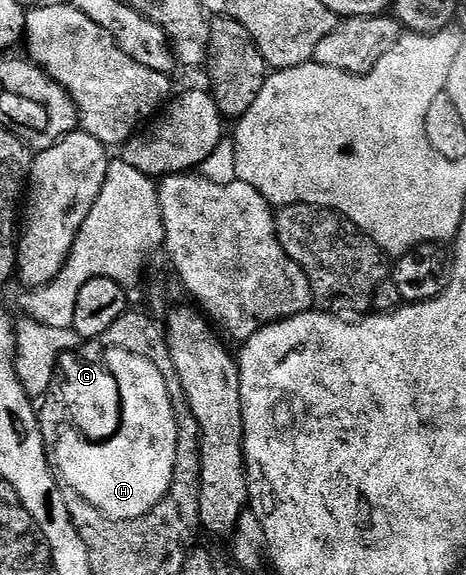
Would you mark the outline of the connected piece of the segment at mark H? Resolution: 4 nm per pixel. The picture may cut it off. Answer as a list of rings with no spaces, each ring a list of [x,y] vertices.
[[[128,351],[125,359],[127,367],[123,371],[127,371],[127,393],[123,393],[123,399],[127,399],[127,427],[123,427],[123,435],[119,435],[115,443],[107,443],[107,447],[91,447],[91,443],[83,443],[79,435],[63,435],[63,443],[59,443],[58,458],[62,473],[67,477],[66,486],[75,490],[80,495],[76,496],[86,506],[95,508],[100,516],[120,521],[140,519],[142,515],[152,511],[171,492],[176,470],[180,466],[179,423],[175,420],[175,407],[171,404],[167,379],[159,372],[160,364],[144,355]]]

